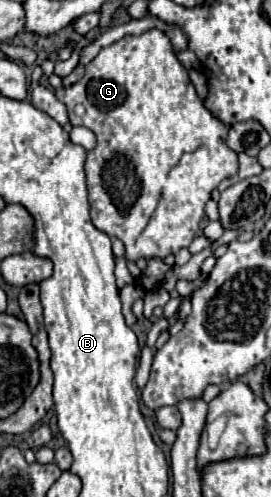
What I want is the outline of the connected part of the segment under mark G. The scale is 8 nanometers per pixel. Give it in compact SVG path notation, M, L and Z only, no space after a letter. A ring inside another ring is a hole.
M158 29L142 35L126 35L114 45L100 49L92 65L86 65L86 75L70 87L56 89L56 97L68 107L70 123L88 127L98 139L86 157L92 223L110 237L118 237L126 245L126 259L132 261L140 257L164 259L188 247L200 231L210 193L222 179L236 177L238 155L226 145L228 127L204 107L170 39ZM76 105L84 107L84 115L74 113Z

